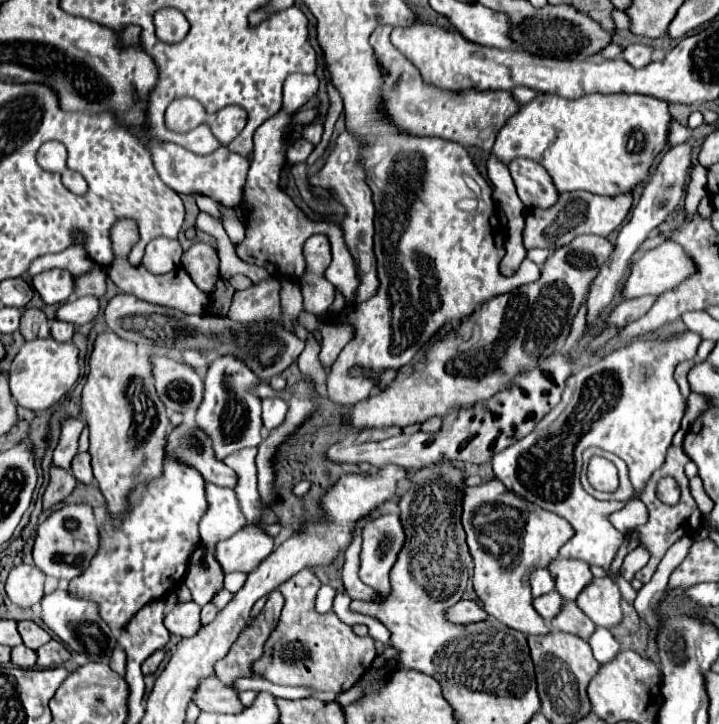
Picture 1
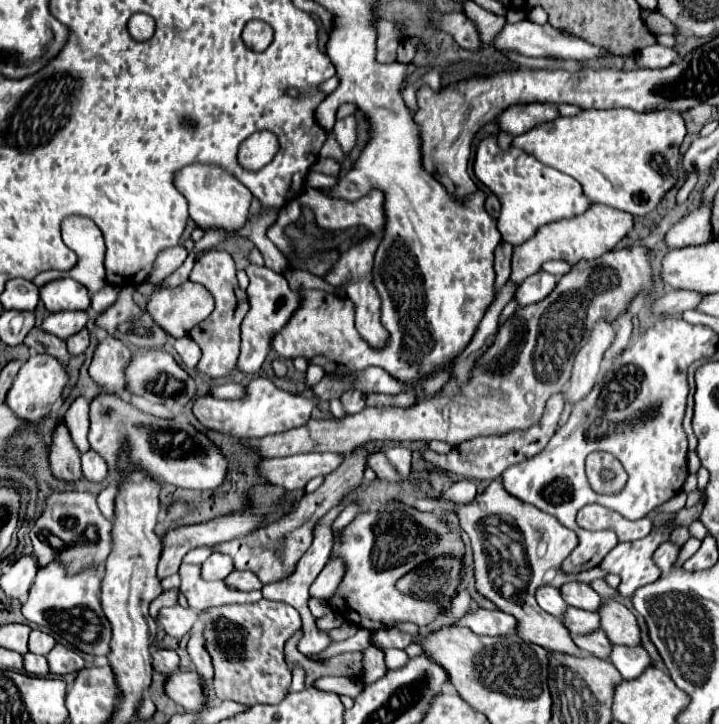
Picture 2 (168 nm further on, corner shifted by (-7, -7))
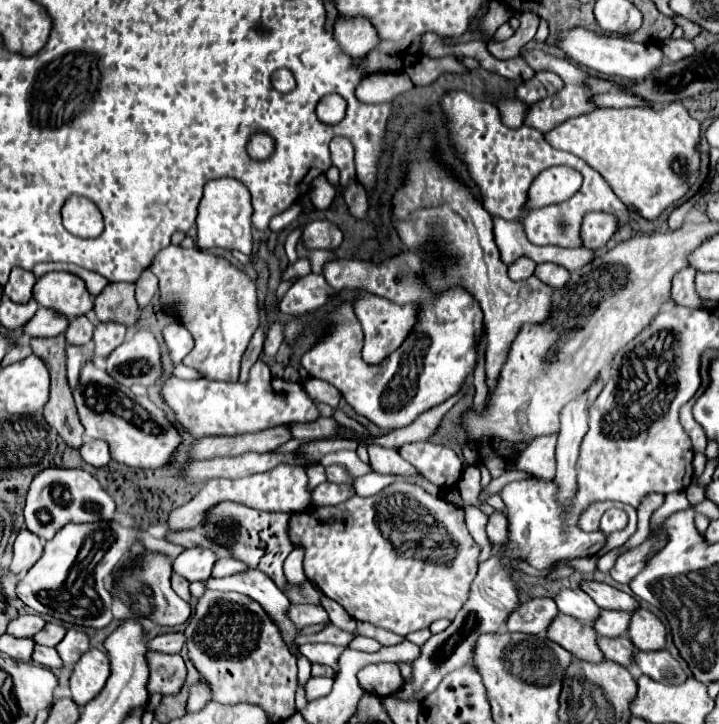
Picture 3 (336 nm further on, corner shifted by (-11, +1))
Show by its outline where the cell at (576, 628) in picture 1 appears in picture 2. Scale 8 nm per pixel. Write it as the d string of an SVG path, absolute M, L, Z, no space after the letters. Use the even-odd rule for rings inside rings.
M602 630L598 632L588 632L588 634L580 634L580 636L572 636L574 644L598 658L608 658L608 648L610 648L610 640L606 638L606 634Z

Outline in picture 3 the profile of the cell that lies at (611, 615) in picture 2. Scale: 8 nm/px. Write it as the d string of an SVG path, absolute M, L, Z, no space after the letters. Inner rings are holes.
M638 608L632 612L632 626L628 630L632 644L642 652L664 650L666 646L666 628L664 624L648 610Z

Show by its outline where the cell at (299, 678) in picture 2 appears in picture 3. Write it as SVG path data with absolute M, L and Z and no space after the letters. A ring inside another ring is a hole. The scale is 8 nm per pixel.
M246 568L246 570L238 572L238 574L226 576L226 578L210 578L210 580L206 582L206 586L208 586L210 590L224 590L224 592L236 590L236 592L248 594L252 600L260 602L260 606L262 606L262 608L274 618L274 622L278 624L278 628L280 628L280 632L282 632L282 638L284 638L284 642L290 646L292 654L296 654L294 648L292 648L292 640L296 638L296 628L294 628L294 624L292 624L292 622L288 620L288 616L286 616L286 610L288 610L288 606L290 606L290 600L286 598L284 592L280 592L280 588L276 588L276 584L272 584L272 580L270 580L268 576L264 576L264 572L258 572L258 570L254 570L254 568Z

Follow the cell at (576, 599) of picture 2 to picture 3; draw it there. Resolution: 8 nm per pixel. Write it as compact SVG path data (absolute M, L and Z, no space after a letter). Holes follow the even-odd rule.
M584 582L582 584L584 592L588 592L604 610L624 610L624 612L634 612L638 610L638 600L622 590L616 590L608 584L602 582Z

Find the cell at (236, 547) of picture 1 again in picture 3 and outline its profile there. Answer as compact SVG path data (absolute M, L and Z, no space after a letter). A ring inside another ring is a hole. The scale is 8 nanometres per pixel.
M188 548L174 560L174 572L190 582L210 578L214 552L210 548Z

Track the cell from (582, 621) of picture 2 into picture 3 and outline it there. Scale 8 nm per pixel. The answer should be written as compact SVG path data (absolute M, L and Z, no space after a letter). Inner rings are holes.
M602 610L600 620L596 620L596 624L594 624L594 630L606 638L618 638L628 632L628 624L630 624L630 612Z

